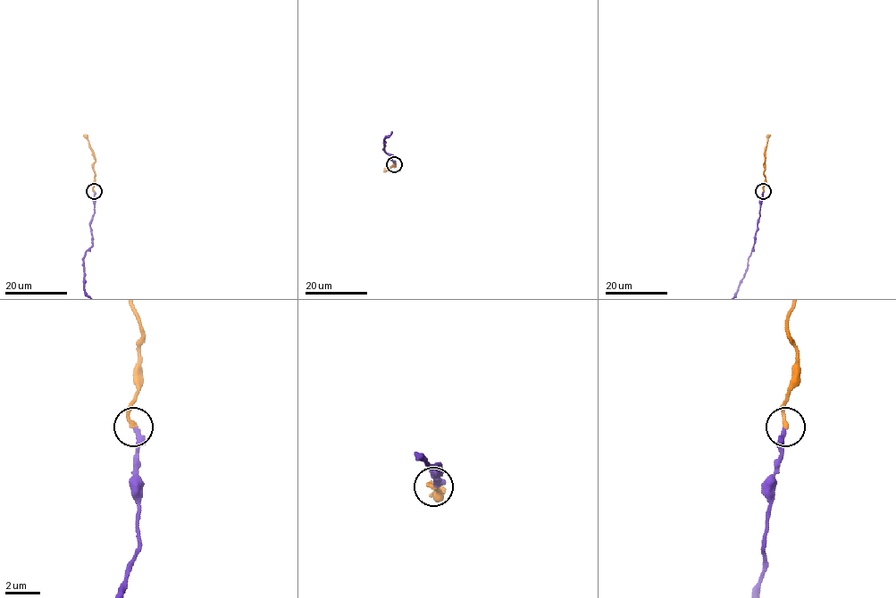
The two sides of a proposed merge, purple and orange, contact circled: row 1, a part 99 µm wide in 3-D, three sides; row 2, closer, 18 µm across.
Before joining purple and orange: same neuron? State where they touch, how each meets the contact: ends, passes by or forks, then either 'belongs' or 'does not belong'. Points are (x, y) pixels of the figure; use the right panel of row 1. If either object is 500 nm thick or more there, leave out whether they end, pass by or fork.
at (763, 191); purple ends there; orange ends there; belongs

